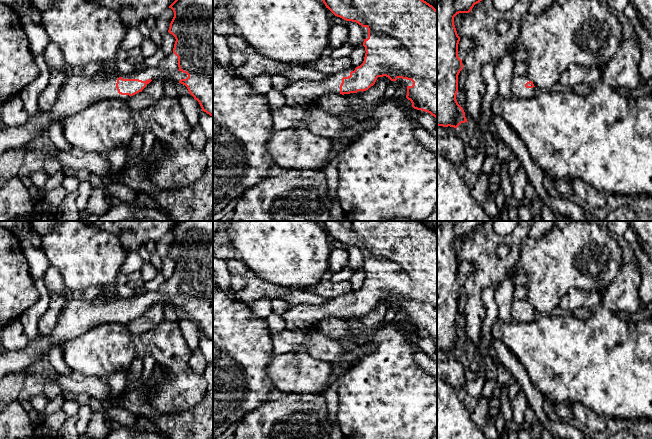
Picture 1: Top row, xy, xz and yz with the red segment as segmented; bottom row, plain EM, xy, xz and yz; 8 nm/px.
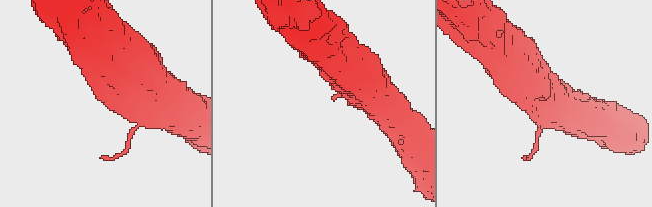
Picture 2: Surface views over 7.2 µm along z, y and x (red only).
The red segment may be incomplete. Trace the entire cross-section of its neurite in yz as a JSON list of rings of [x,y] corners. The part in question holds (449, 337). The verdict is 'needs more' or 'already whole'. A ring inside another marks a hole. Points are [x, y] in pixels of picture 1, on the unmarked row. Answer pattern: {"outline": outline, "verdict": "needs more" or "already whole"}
{"outline": [[[437,221],[437,350],[457,351],[468,346],[463,332],[458,328],[458,299],[463,293],[458,281],[460,261],[457,258],[454,241],[459,237],[469,237],[483,221]]], "verdict": "already whole"}

